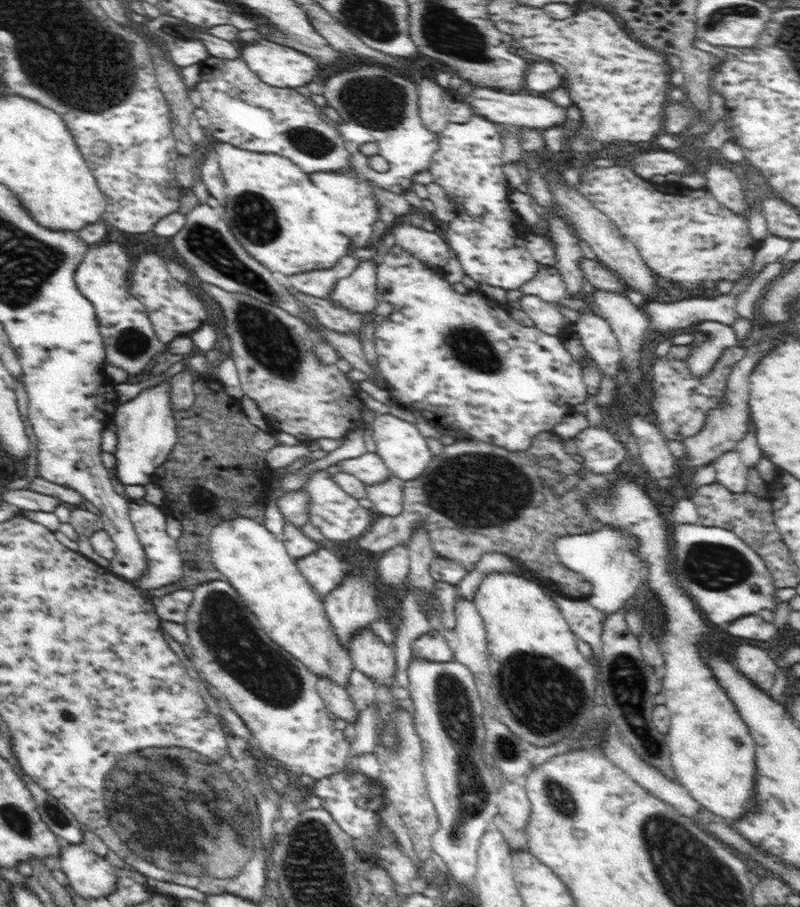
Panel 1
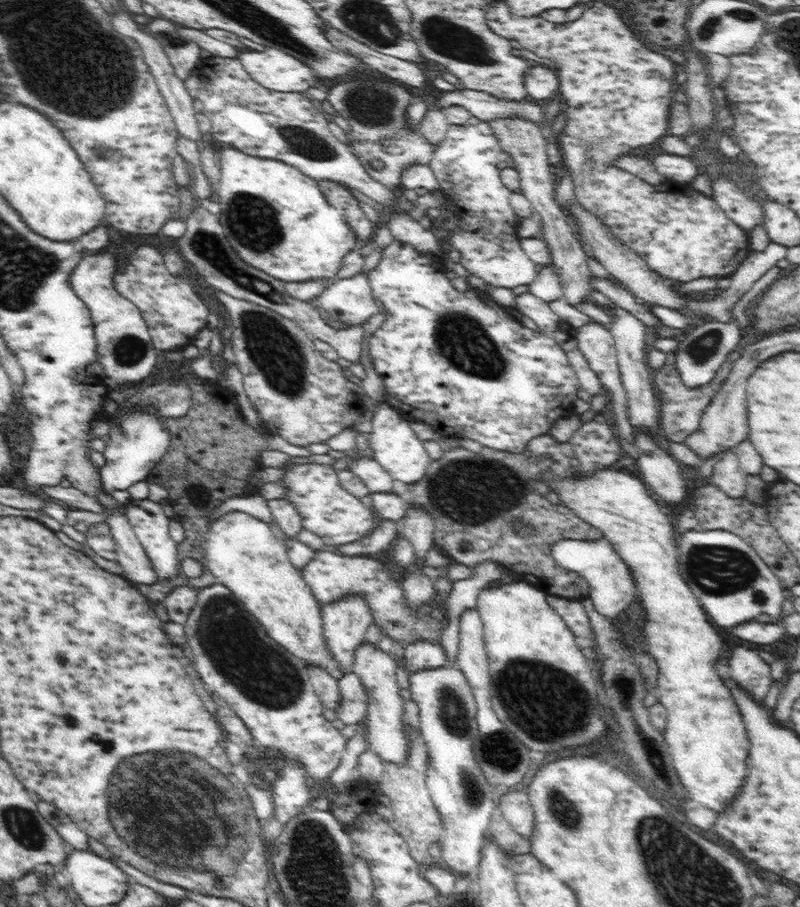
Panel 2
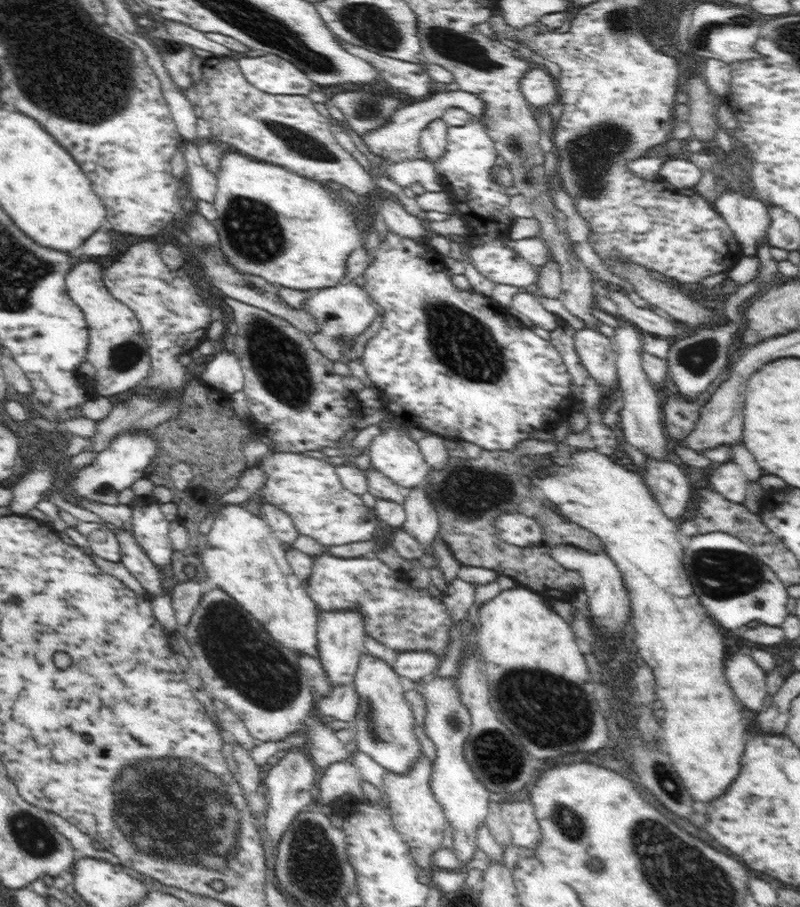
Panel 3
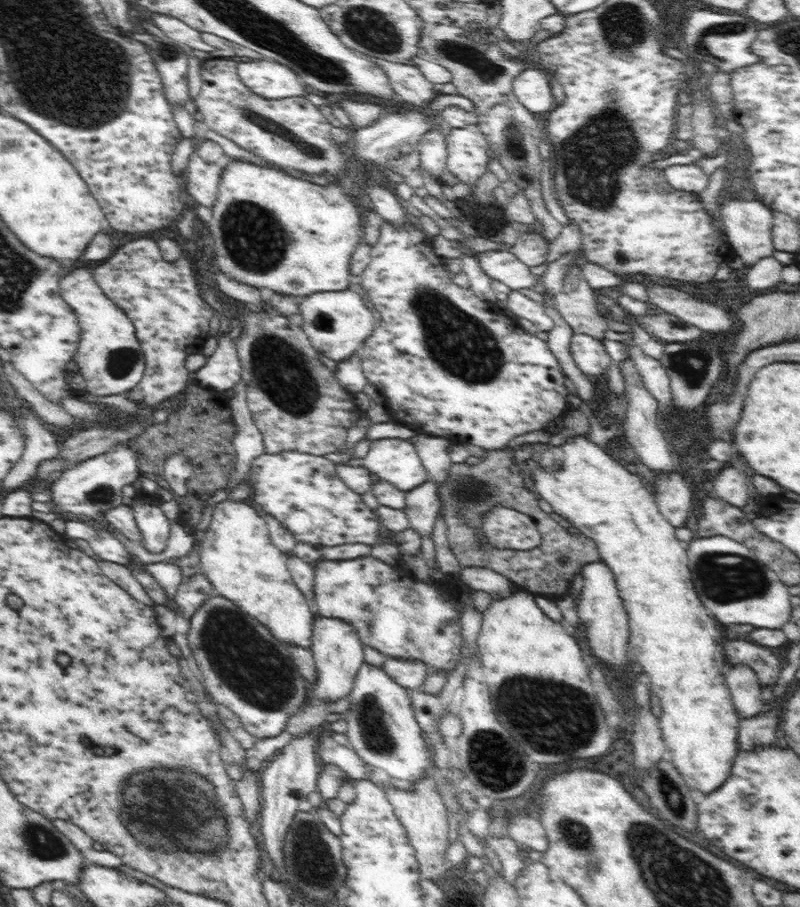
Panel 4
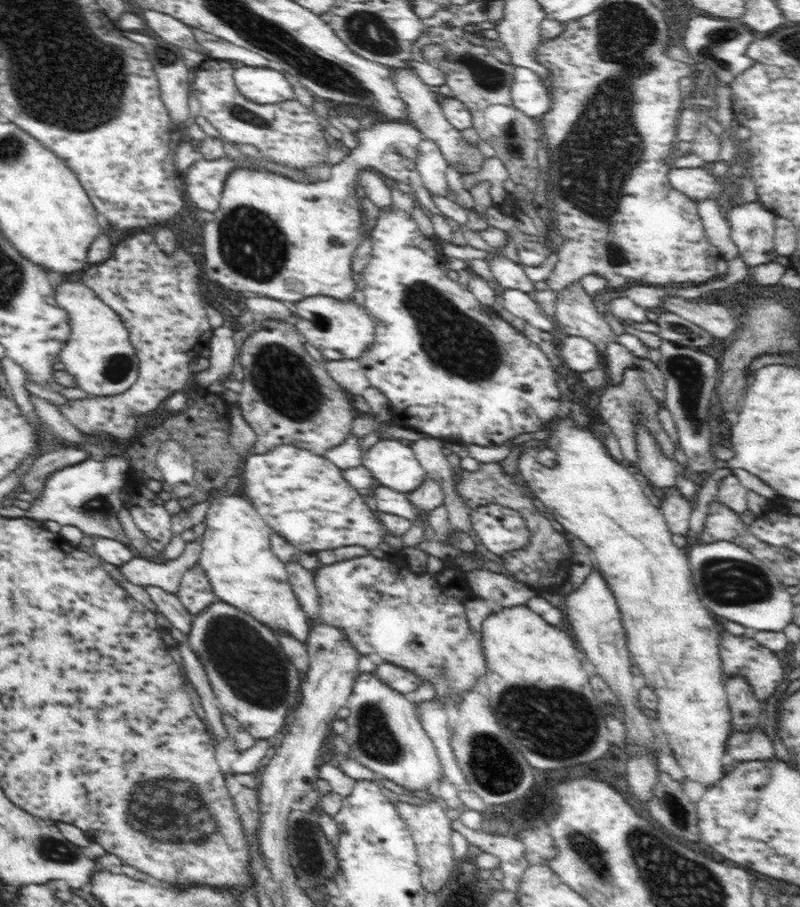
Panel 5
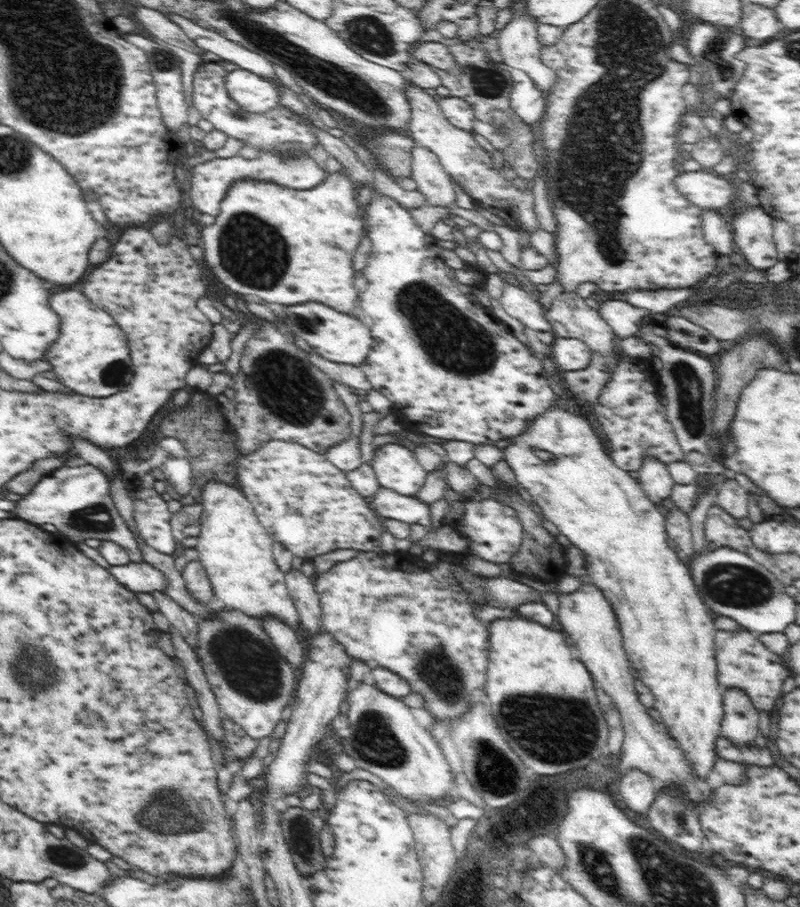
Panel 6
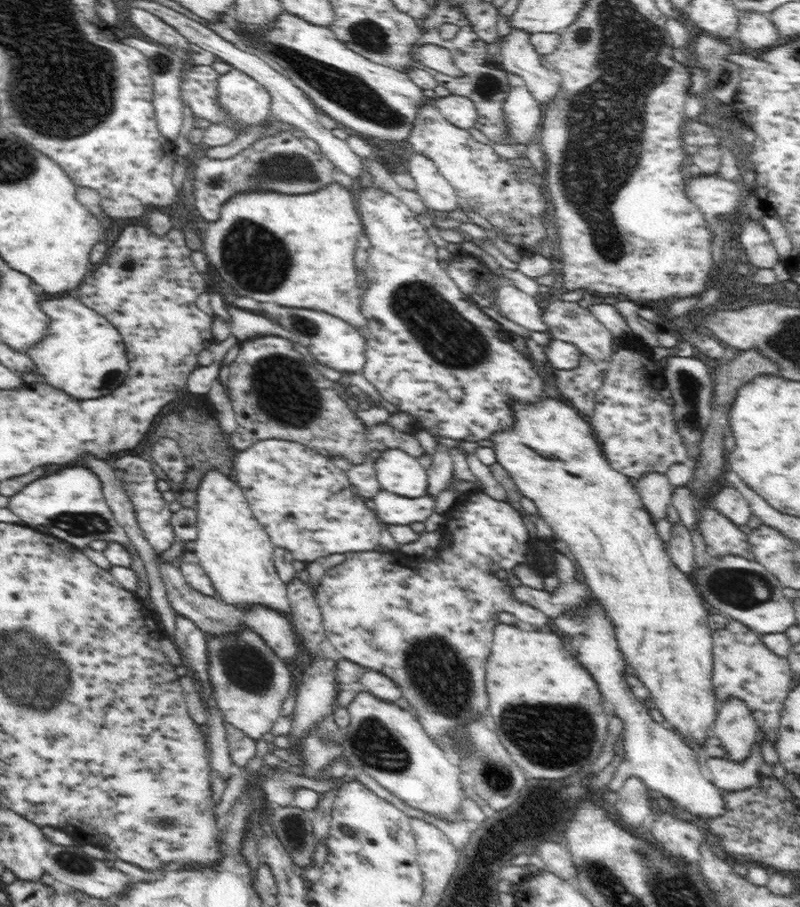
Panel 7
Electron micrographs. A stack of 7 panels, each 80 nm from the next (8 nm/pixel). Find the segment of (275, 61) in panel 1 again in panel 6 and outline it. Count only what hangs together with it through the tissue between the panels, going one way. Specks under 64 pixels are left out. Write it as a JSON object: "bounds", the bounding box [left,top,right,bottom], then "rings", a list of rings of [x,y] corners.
{"bounds":[224,68,280,113],"rings":[[[242,68],[228,72],[224,87],[232,101],[250,113],[266,112],[280,102],[278,83]]]}

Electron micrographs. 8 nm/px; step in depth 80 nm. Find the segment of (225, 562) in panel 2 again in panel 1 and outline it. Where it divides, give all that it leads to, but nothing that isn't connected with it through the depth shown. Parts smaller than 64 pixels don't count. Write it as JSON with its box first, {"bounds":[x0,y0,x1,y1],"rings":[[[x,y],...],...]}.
{"bounds":[208,518,359,723],"rings":[[[234,518],[212,530],[208,546],[213,566],[238,591],[244,604],[259,620],[260,628],[318,677],[316,688],[329,712],[355,723],[359,712],[345,689],[354,670],[352,657],[348,649],[338,644],[321,596],[300,572],[283,541],[276,538],[262,520]]]}

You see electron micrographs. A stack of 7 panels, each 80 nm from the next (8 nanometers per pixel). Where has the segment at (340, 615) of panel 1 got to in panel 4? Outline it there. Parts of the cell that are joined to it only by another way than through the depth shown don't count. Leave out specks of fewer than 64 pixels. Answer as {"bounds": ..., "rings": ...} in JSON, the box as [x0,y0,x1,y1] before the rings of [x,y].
{"bounds":[308,617,364,703],"rings":[[[320,617],[315,619],[312,628],[310,651],[316,663],[316,682],[308,683],[308,700],[329,703],[342,697],[348,697],[364,663],[364,646],[352,624],[338,618]]]}

